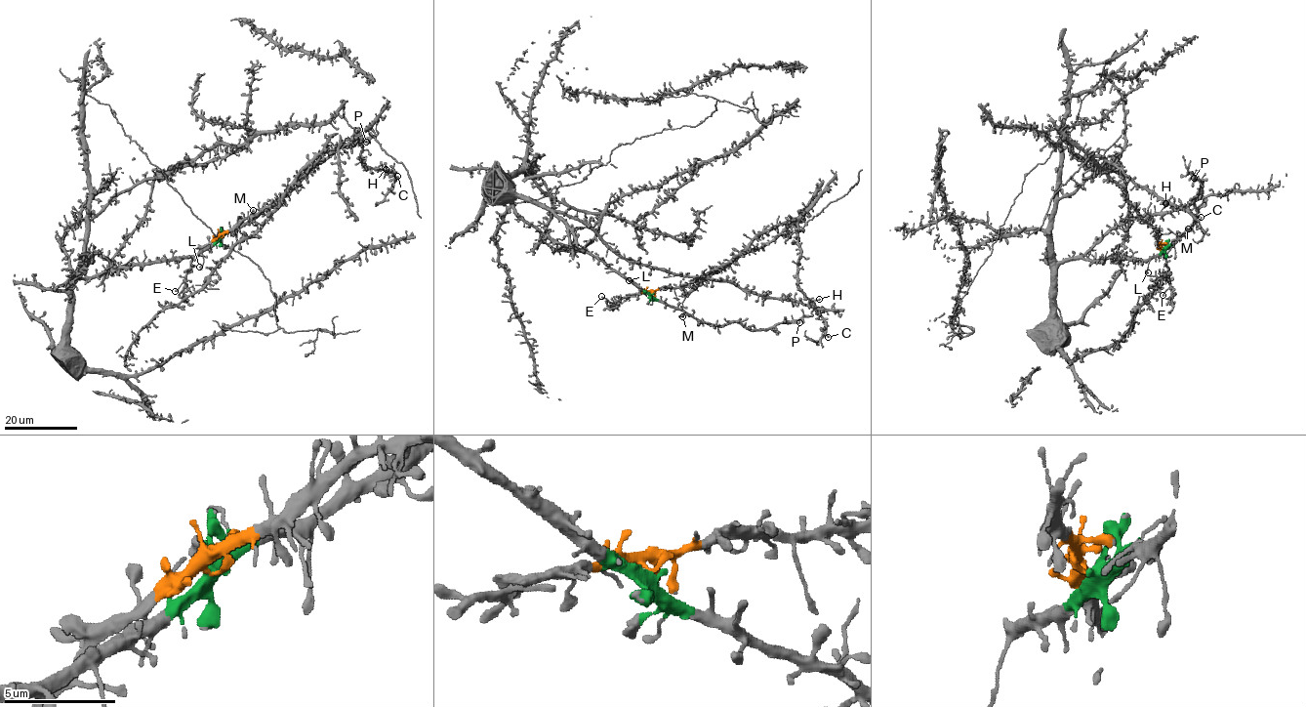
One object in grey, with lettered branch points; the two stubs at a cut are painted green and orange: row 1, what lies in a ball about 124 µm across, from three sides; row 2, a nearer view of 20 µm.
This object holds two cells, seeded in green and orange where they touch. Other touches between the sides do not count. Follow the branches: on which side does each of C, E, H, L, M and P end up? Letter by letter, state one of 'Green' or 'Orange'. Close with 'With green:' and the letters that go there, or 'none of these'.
C: Orange
E: Orange
H: Orange
L: Green
M: Green
P: Green
With green: L, M, P

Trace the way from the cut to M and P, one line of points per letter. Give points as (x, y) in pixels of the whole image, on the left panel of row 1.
M: (221, 237), (247, 224), (254, 217), (253, 209)
P: (221, 237), (252, 222), (312, 166), (325, 161), (339, 147), (366, 142)

